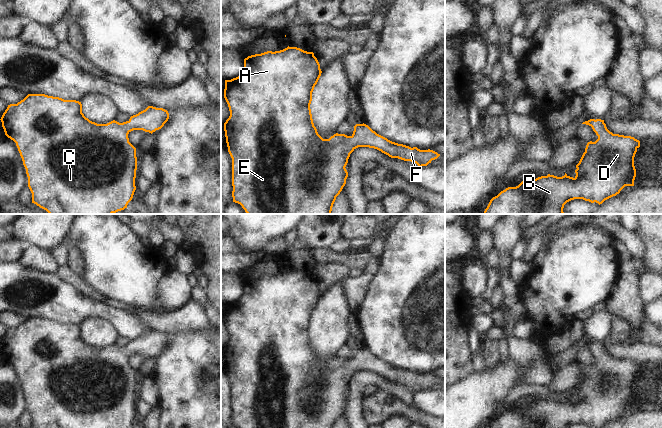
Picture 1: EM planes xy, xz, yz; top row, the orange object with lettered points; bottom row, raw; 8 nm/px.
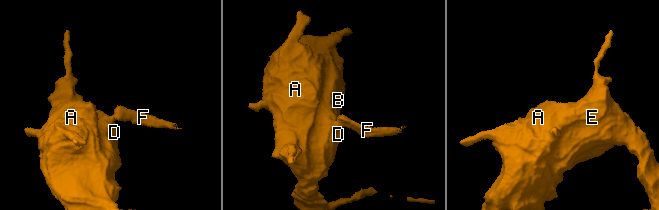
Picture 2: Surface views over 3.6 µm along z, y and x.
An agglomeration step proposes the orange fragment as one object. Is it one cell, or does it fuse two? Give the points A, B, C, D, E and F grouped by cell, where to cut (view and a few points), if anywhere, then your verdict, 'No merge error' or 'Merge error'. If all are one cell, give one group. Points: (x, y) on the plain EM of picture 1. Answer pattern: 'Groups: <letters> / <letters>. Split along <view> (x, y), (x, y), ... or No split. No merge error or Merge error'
Groups: A B C D E F. No split. No merge error.

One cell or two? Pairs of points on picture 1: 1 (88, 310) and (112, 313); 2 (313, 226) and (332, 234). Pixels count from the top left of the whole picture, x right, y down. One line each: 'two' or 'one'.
1: one
2: one

